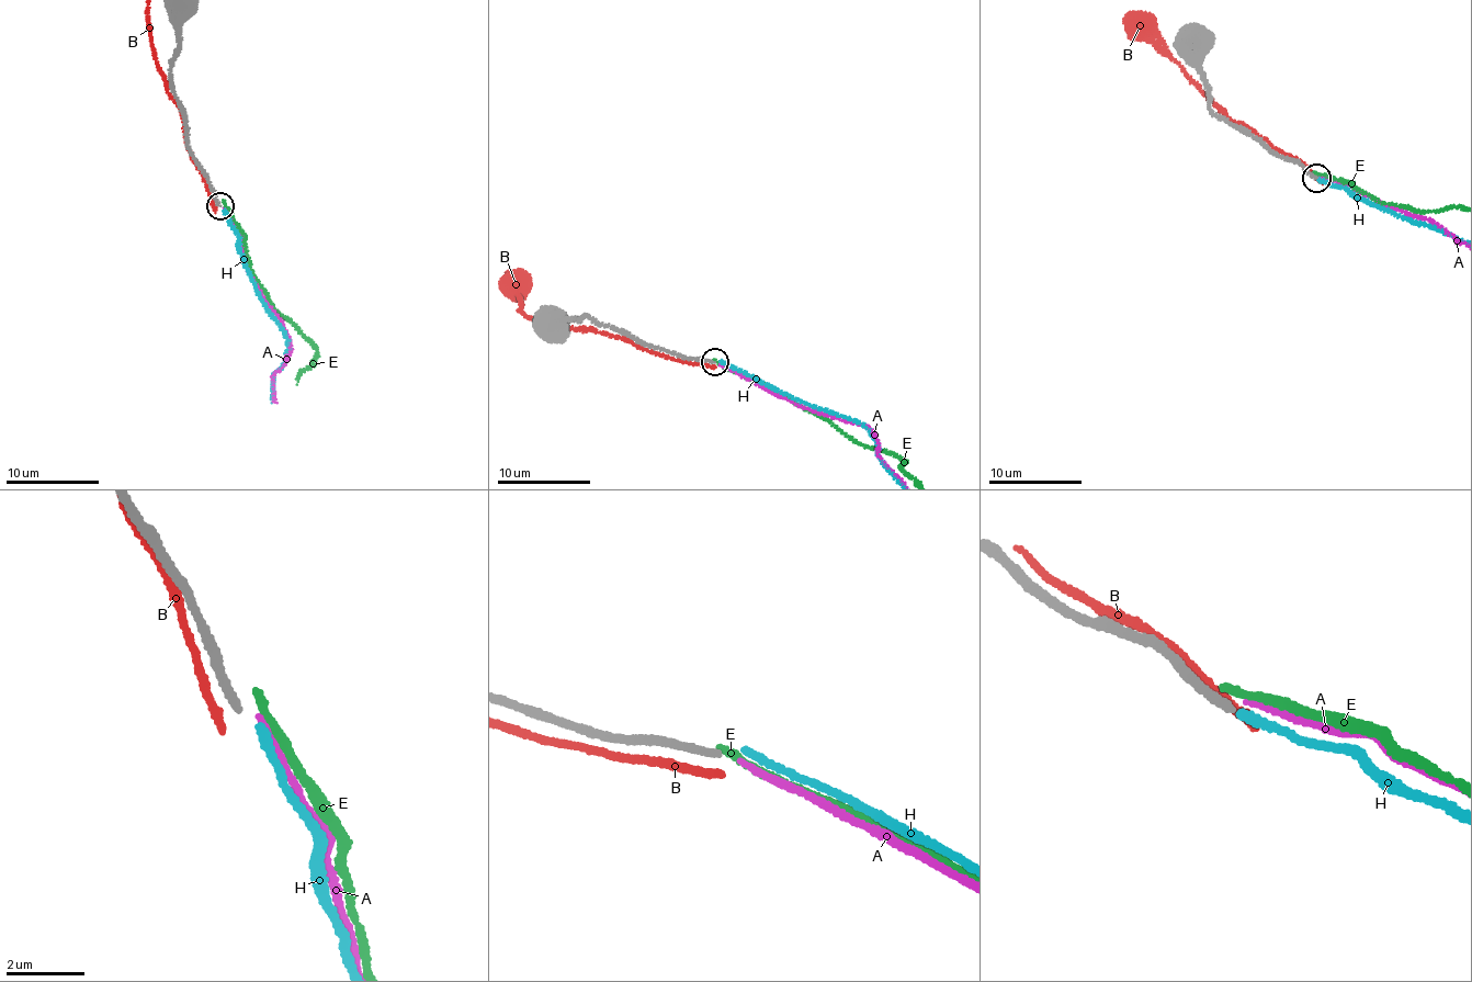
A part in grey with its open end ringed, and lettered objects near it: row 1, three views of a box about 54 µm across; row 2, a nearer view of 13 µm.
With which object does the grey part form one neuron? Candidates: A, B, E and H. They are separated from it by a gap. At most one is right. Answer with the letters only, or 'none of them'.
H

